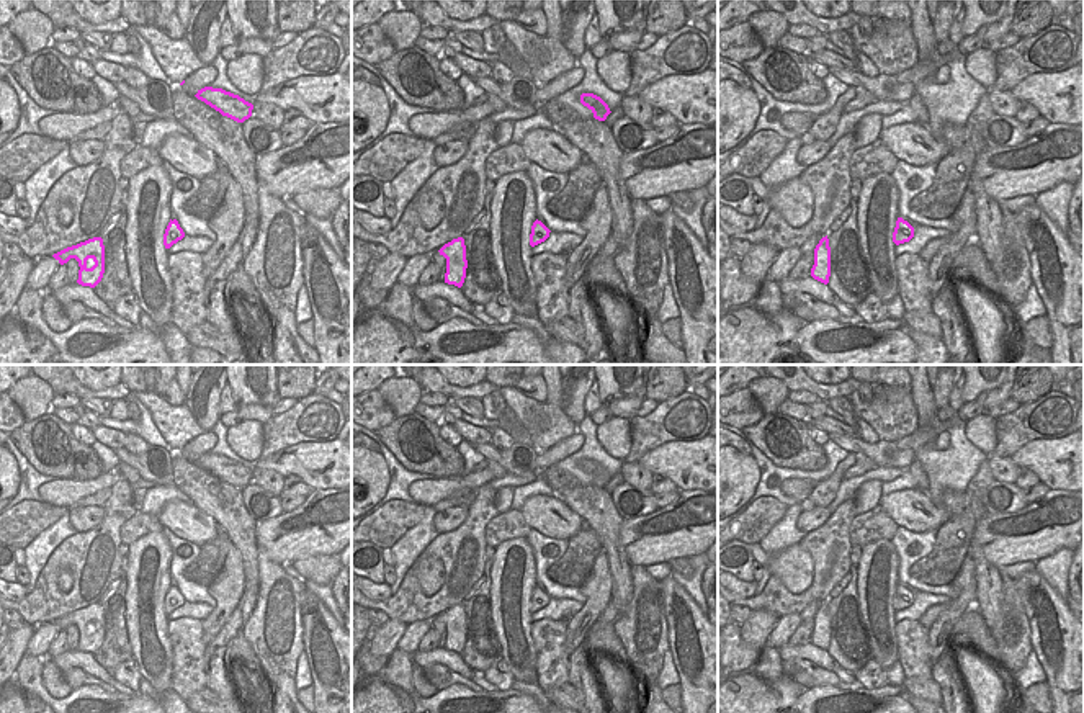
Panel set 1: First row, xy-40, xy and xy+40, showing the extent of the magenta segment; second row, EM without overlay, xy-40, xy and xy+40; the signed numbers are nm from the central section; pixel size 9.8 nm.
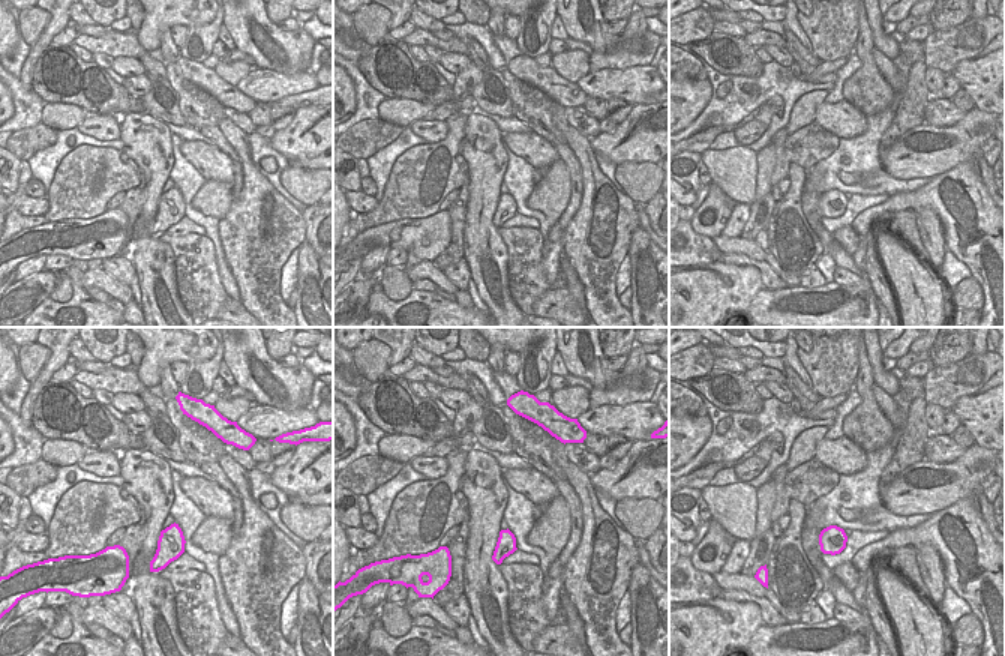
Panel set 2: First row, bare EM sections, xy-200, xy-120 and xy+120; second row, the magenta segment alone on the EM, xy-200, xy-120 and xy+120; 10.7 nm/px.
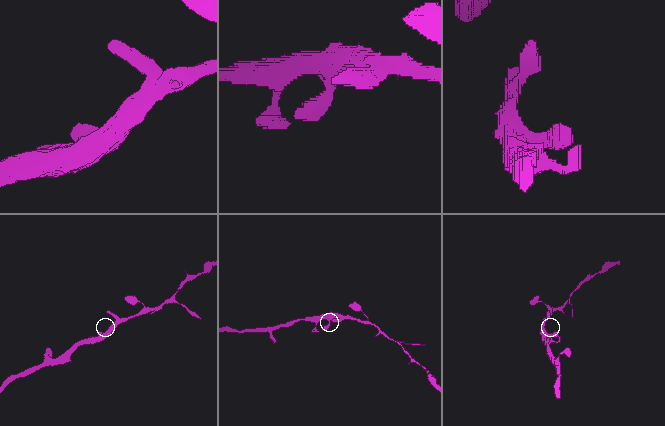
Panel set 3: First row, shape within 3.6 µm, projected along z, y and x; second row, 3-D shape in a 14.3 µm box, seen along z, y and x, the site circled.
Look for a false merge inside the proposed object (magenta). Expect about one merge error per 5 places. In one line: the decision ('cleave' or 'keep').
keep

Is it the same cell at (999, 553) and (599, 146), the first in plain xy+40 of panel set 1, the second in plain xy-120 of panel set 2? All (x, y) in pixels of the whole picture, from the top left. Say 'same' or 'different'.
same

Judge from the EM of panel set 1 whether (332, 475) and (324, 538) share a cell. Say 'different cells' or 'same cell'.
different cells

